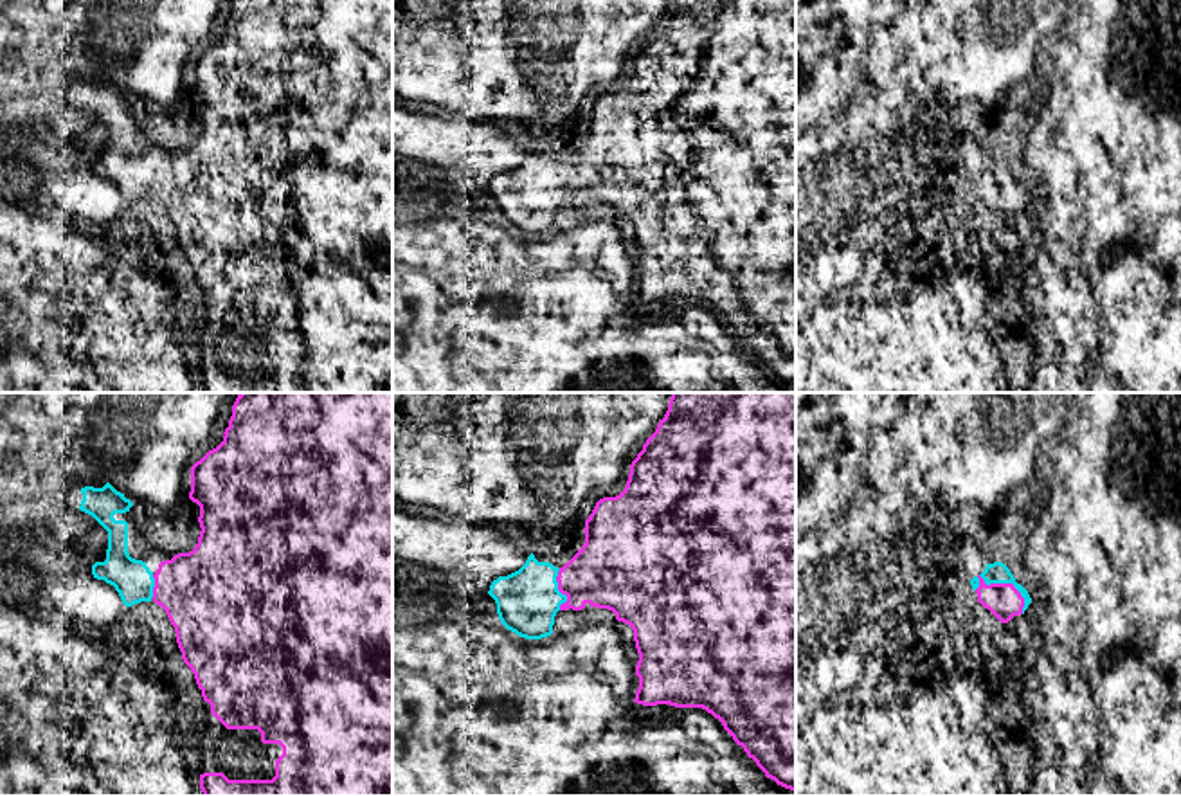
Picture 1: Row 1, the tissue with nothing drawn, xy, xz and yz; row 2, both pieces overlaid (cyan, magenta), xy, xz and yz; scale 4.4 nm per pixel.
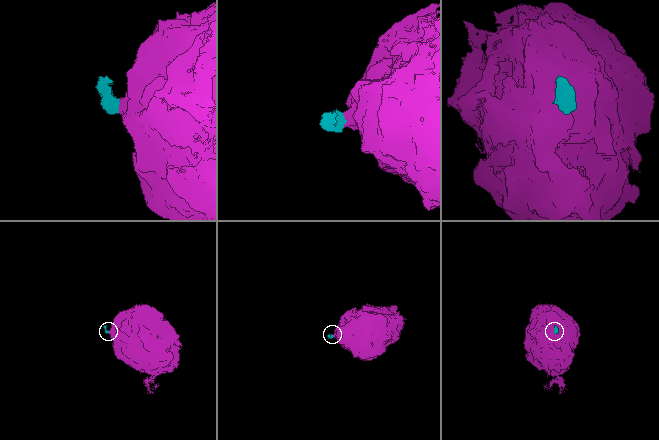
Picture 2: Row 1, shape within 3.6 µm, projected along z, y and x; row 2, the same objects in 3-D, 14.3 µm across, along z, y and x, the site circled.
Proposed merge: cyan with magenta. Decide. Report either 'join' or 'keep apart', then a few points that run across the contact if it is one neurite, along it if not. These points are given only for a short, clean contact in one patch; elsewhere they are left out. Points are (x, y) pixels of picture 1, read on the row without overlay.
join

